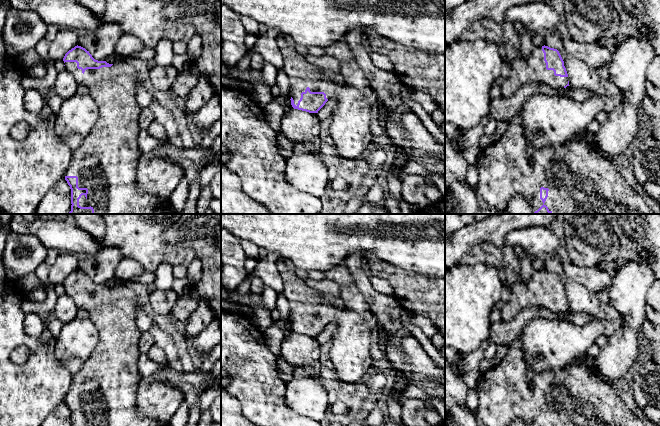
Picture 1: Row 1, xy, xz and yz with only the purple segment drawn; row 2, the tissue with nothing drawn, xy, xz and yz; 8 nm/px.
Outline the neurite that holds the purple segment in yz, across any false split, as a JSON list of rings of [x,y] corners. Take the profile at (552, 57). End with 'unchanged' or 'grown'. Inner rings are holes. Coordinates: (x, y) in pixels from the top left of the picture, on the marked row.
[[[544,45],[535,48],[528,57],[519,50],[510,64],[509,76],[500,85],[501,94],[510,97],[529,82],[545,83],[555,89],[569,86],[564,61],[557,49]]]; grown

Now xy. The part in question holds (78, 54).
[[[78,45],[65,54],[63,61],[65,64],[65,70],[70,72],[74,76],[77,84],[83,84],[88,88],[89,95],[93,98],[99,110],[99,116],[95,125],[92,127],[91,131],[83,140],[81,145],[73,152],[69,167],[65,174],[65,180],[67,181],[71,189],[72,205],[71,211],[68,214],[169,214],[169,201],[164,201],[156,195],[142,192],[137,188],[137,164],[140,156],[142,155],[142,152],[138,146],[138,136],[140,132],[139,116],[142,108],[137,102],[136,86],[139,84],[143,85],[143,81],[136,71],[135,67],[130,63],[130,61],[121,61],[115,64],[109,64],[106,61],[95,60],[89,53],[89,51]]]; grown

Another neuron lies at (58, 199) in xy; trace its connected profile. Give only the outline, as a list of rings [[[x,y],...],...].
[[[64,177],[43,197],[35,214],[68,214],[71,205],[71,189]]]

